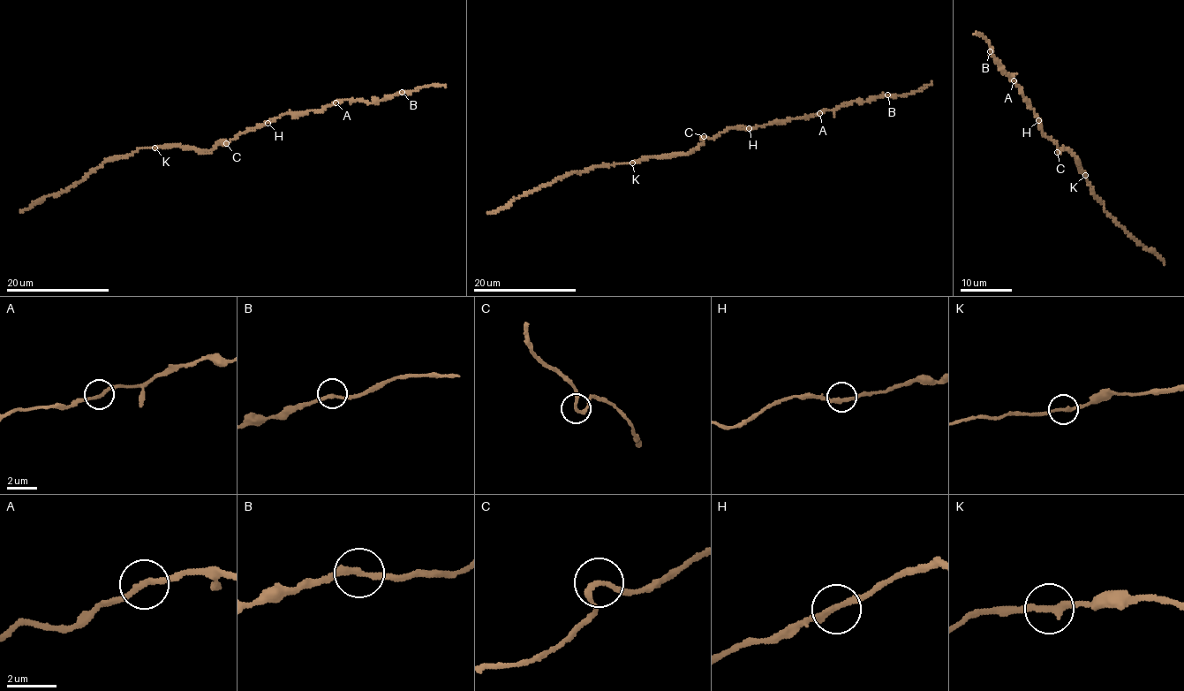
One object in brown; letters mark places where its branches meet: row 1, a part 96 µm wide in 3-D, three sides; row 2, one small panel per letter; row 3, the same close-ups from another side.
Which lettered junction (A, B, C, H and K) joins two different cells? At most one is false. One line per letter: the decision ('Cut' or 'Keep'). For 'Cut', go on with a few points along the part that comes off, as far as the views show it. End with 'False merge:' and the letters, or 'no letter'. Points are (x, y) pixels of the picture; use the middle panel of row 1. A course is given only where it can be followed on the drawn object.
A: Keep
B: Keep
C: Keep
H: Keep
K: Keep
False merge: no letter

